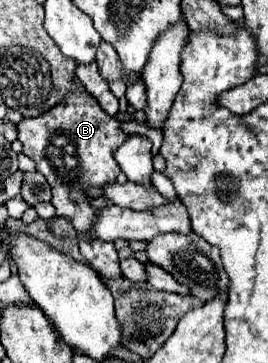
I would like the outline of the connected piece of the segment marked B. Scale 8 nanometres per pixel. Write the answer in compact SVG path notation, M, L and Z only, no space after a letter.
M83 85L77 91L71 91L63 103L57 103L51 111L23 119L19 125L19 141L23 143L23 153L31 157L37 165L37 171L45 175L47 183L51 185L53 199L51 203L57 209L57 215L69 217L77 231L89 231L91 219L95 211L85 197L85 189L95 185L103 185L115 181L119 175L119 165L113 157L115 149L127 141L127 133L121 129L121 123L107 115L97 101L85 93Z

